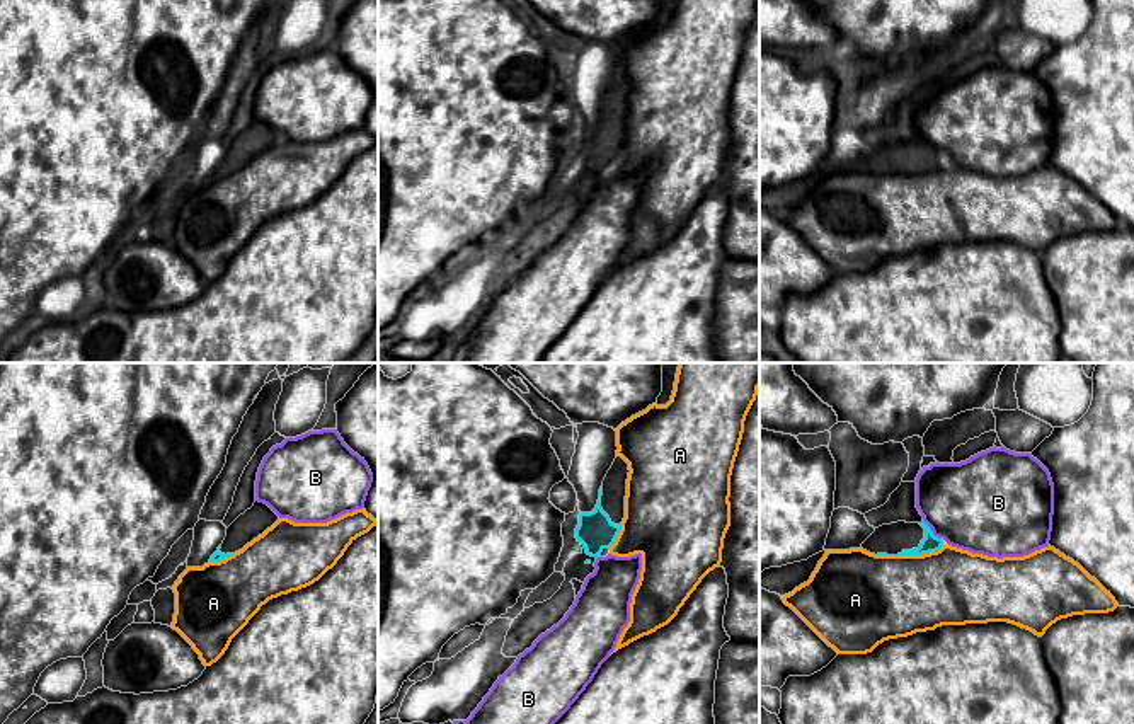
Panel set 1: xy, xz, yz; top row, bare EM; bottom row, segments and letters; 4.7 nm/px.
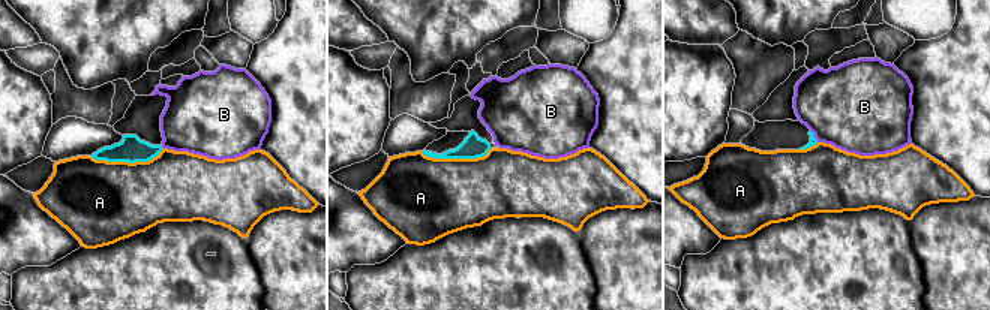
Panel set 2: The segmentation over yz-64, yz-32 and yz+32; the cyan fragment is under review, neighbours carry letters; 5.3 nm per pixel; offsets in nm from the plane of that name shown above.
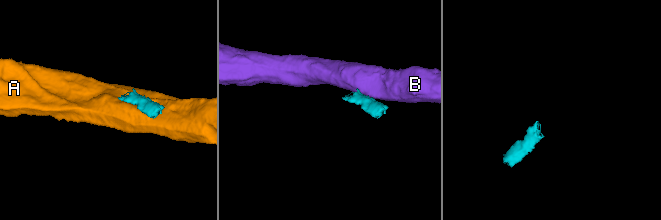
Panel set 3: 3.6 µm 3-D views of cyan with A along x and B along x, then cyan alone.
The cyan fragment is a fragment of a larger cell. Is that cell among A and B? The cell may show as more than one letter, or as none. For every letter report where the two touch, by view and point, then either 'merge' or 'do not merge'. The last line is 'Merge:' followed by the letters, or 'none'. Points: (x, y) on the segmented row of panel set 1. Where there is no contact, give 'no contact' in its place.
A: contact yz (920, 554); do not merge
B: contact yz (930, 530); do not merge
Merge: none

